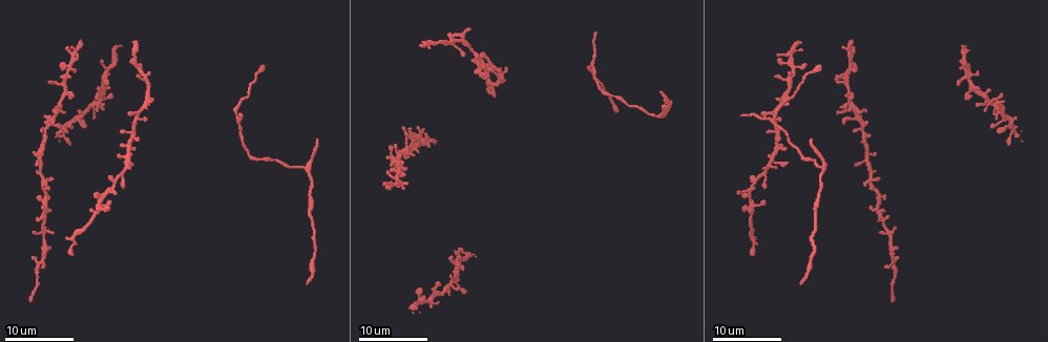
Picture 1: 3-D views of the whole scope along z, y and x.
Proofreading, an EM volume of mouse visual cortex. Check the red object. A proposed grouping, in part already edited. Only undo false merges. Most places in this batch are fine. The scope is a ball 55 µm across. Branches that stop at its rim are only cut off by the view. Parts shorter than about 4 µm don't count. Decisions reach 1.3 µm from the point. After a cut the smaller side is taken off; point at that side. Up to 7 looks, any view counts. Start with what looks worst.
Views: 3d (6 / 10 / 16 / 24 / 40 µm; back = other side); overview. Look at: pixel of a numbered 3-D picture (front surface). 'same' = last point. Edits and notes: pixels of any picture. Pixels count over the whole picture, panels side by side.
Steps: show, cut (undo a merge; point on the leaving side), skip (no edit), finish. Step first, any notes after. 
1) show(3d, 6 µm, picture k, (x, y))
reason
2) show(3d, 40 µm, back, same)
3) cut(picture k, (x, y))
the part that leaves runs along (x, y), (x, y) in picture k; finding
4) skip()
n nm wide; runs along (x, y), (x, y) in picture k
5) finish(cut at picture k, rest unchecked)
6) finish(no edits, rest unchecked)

show(3d, 24 µm, picture 1, (591, 62))
arms part here

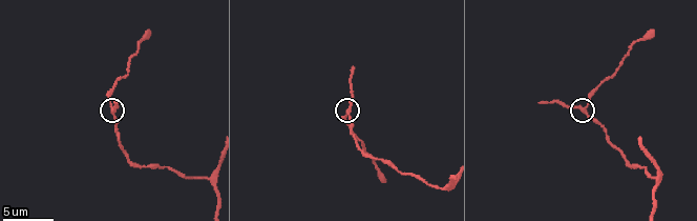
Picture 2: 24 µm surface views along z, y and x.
show(3d, 6 µm, picture 2, (347, 110))

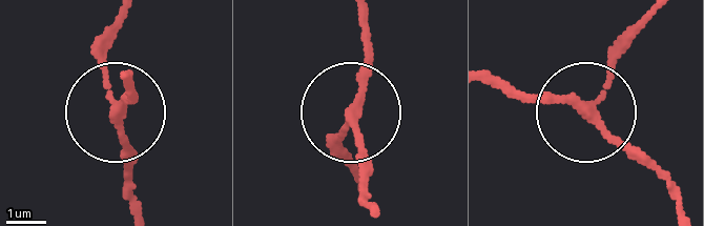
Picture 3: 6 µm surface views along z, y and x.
skip()
continuous, no second neuron

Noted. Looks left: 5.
show(3d, 16 µm, picture 1, (780, 100))

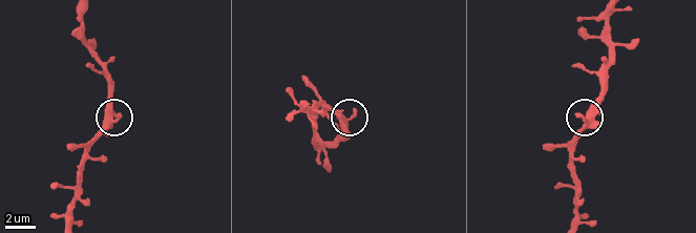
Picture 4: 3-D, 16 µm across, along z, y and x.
show(3d, 10 µm, picture 4, (583, 119))

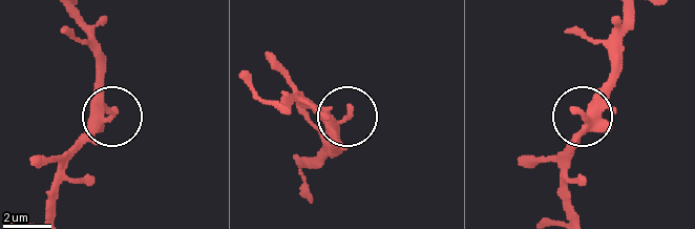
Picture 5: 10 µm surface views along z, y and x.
skip()
390 nm wide; runs along (71, 18), (87, 36), (96, 97), (109, 117), (61, 167) in picture 5; continuous, no second neuron

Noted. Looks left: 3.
show(3d, 16 µm, picture 1, (40, 263))
four arms meet

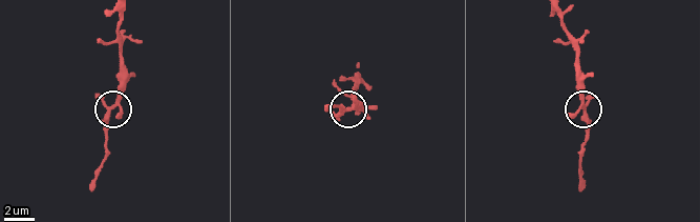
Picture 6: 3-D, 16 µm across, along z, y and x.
show(3d, 6 µm, picture 6, (350, 107))

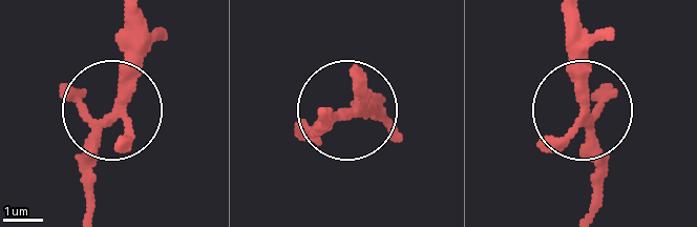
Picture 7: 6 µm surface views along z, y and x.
skip()
runs along (569, 12), (589, 209) in picture 7; continuous, no second neuron

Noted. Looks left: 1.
finish(no edits, rest unchecked)

